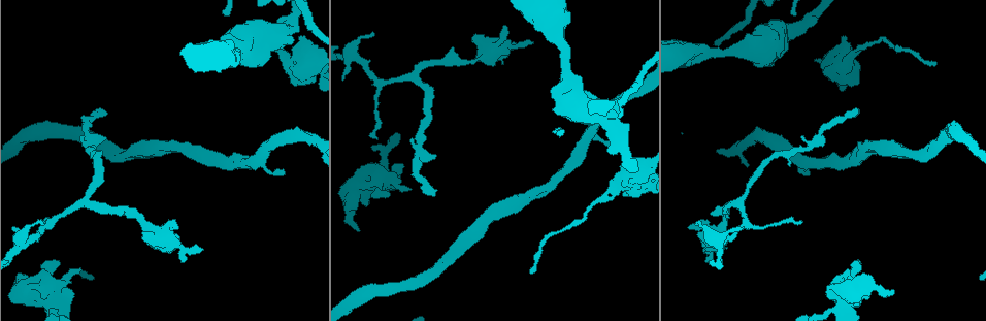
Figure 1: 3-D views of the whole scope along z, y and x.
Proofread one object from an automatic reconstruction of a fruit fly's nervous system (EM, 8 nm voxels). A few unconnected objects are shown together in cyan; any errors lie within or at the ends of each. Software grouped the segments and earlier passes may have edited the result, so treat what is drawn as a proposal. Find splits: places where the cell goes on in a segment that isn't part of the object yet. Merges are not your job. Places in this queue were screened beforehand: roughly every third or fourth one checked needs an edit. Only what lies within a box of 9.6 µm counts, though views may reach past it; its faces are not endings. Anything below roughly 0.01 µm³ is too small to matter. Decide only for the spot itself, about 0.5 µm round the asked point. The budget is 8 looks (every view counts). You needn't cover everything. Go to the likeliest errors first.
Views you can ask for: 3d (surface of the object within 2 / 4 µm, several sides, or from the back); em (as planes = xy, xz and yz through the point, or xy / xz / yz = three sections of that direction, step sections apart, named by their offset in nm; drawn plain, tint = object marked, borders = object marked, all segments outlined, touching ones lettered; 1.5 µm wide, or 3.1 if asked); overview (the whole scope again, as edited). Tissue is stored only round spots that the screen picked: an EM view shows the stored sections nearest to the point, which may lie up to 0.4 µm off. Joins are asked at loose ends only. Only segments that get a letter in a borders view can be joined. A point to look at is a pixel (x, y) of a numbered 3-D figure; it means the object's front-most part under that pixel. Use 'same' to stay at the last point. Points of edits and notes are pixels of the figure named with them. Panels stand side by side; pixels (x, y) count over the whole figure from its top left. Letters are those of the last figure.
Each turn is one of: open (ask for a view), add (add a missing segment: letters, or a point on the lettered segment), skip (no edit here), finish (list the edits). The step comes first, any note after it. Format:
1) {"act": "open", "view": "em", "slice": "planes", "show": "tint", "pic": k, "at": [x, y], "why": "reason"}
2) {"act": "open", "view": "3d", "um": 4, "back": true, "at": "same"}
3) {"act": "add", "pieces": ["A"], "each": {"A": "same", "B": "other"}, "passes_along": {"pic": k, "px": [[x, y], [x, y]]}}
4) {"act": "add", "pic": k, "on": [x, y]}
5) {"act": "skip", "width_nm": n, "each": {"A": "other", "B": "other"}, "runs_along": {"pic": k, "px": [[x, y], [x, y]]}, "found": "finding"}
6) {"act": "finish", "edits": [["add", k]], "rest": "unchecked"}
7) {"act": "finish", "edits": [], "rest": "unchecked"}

{"act": "open", "view": "em", "slice": "xy", "step": 8, "show": "borders", "pic": 1, "at": [892, 292], "why": "an open end"}

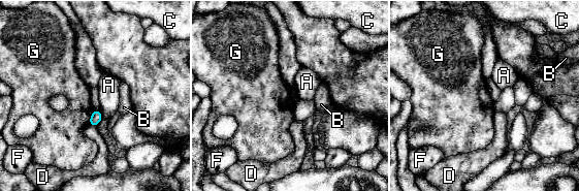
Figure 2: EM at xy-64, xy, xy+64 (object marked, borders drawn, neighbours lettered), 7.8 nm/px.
{"act": "skip", "each": {"A": "other", "B": "other", "C": "other", "D": "other", "F": "other", "G": "other"}, "border": {"pic": 2, "px": [[93, 109], [88, 124]]}, "found": "none of them fits"}

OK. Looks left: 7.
{"act": "open", "view": "em", "slice": "xy", "step": 4, "show": "plain", "pic": 1, "at": [841, 38], "why": "an open end"}

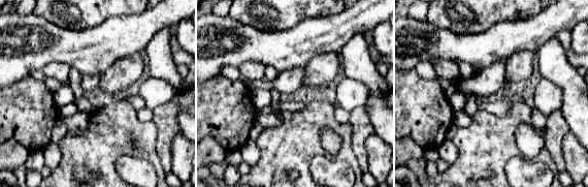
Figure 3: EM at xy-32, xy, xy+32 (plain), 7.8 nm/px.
{"act": "open", "view": "em", "slice": "xy", "step": 4, "show": "tint", "at": "same", "why": "with the object marked"}

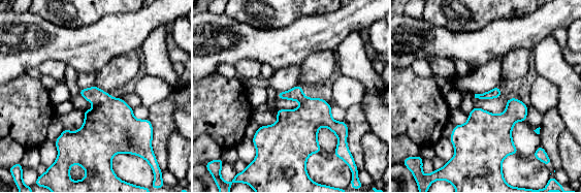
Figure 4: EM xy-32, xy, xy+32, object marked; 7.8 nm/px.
{"act": "open", "view": "em", "slice": "xy", "step": 4, "show": "borders", "at": "same", "why": "see the neighbours"}

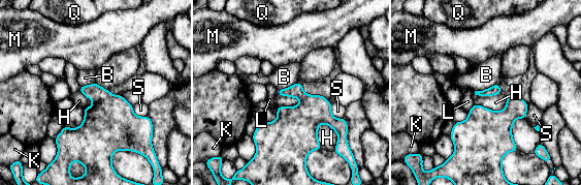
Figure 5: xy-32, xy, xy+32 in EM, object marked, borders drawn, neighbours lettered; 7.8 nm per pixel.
{"act": "skip", "each": {"B": "other", "H": "other", "K": "other", "L": "other", "M": "other", "Q": "other", "S": "other"}, "border": {"pic": 5, "px": [[301, 99], [292, 106], [276, 106]]}, "found": "none of them fits"}

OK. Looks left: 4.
{"act": "open", "view": "em", "slice": "xy", "step": 4, "show": "borders", "pic": 1, "at": [553, 109], "why": "an open end"}

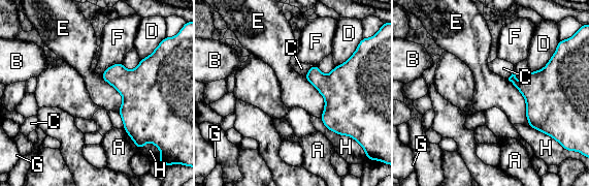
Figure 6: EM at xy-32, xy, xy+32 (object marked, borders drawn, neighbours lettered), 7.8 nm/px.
{"act": "open", "view": "em", "slice": "planes", "show": "borders", "at": "same", "why": "another direction"}

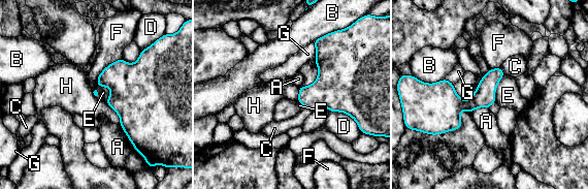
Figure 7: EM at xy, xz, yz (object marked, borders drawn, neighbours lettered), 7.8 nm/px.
{"act": "skip", "each": {"A": "other", "B": "other", "C": "other", "D": "other", "E": "other", "F": "other", "G": "other", "H": "other"}, "border": {"pic": 7, "px": [[105, 102], [119, 116], [120, 124]]}, "found": "none of them fits"}

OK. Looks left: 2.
{"act": "finish", "edits": [], "rest": "unchecked"}

